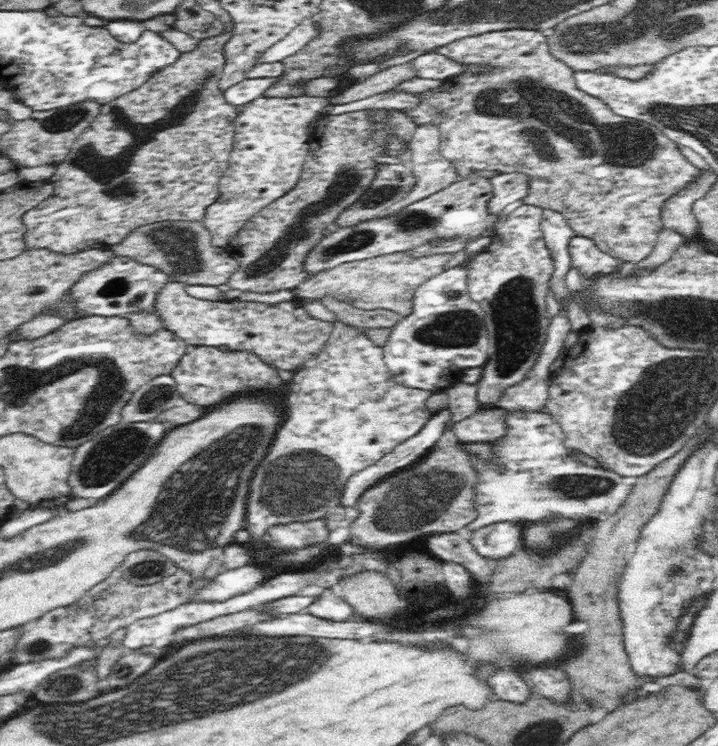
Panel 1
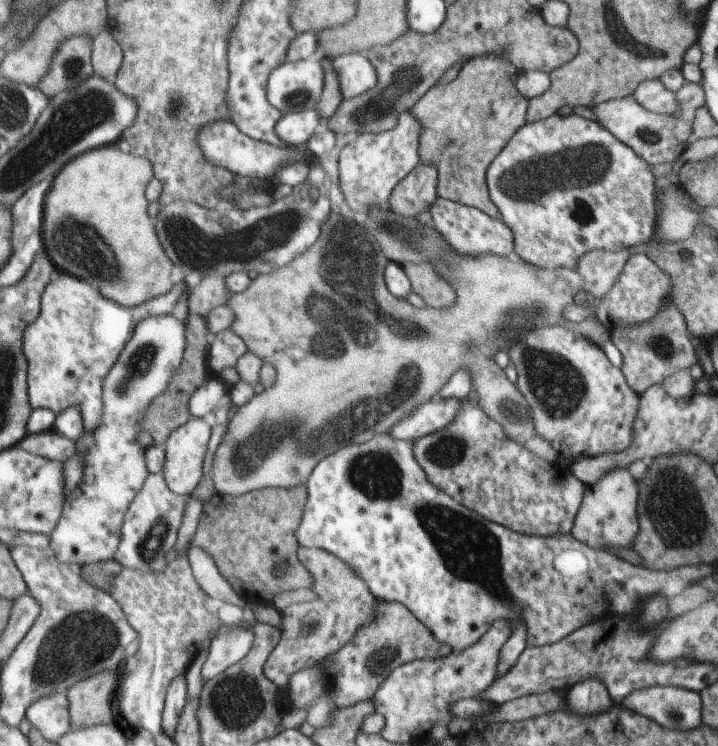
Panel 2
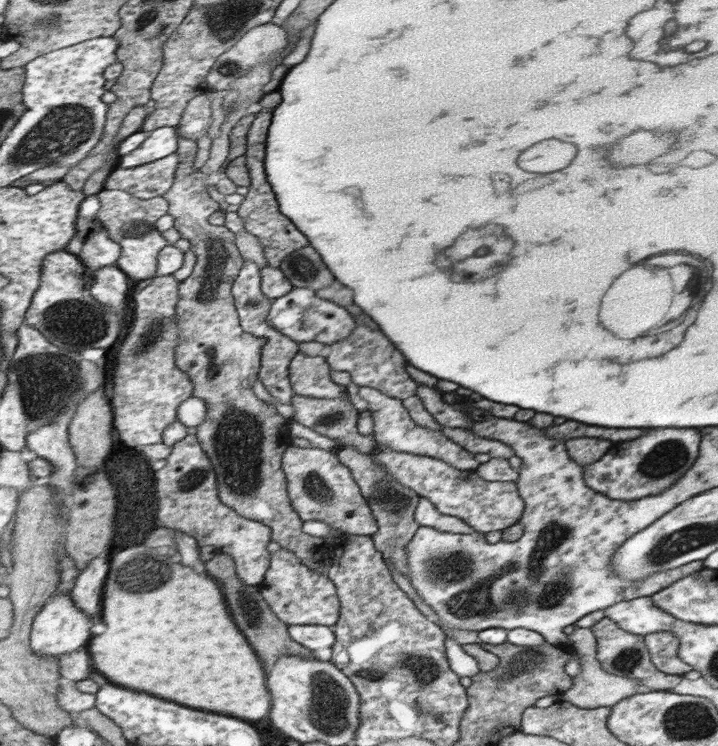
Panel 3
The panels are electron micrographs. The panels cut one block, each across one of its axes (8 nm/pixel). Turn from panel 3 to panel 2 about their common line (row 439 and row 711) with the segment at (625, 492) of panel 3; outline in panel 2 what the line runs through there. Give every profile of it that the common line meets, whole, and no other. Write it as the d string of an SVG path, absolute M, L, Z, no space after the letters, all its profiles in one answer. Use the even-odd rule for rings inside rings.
M645 688L643 692L635 692L635 696L627 696L621 704L665 728L689 730L699 726L699 696L681 688L657 688L655 694L653 688Z

